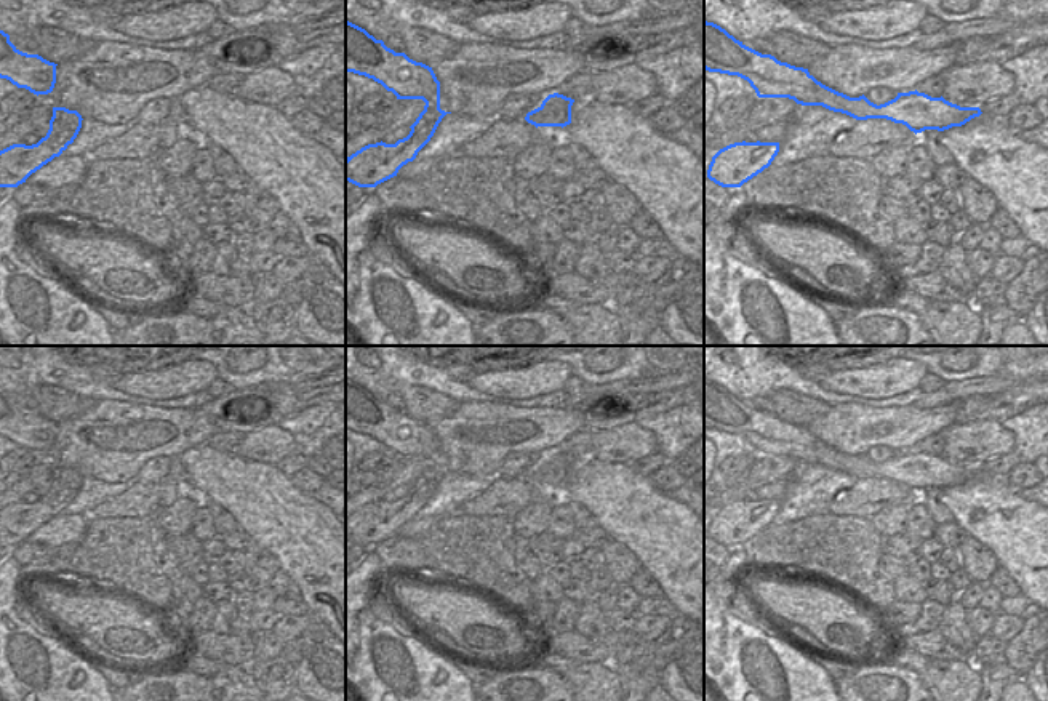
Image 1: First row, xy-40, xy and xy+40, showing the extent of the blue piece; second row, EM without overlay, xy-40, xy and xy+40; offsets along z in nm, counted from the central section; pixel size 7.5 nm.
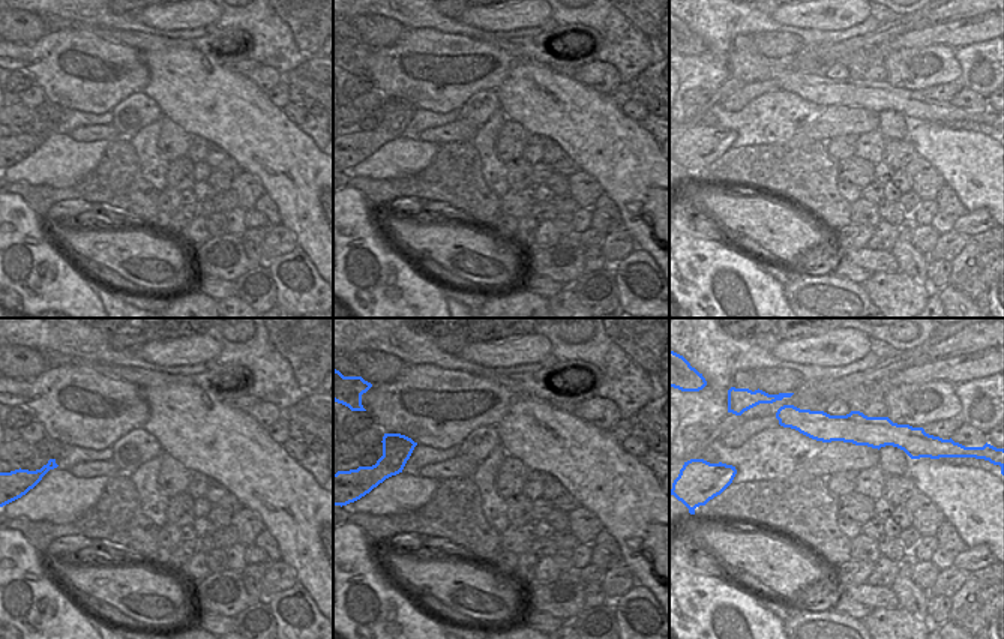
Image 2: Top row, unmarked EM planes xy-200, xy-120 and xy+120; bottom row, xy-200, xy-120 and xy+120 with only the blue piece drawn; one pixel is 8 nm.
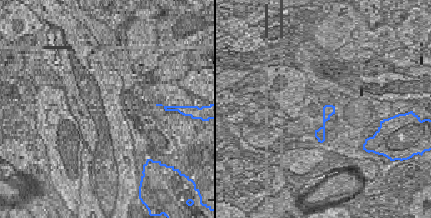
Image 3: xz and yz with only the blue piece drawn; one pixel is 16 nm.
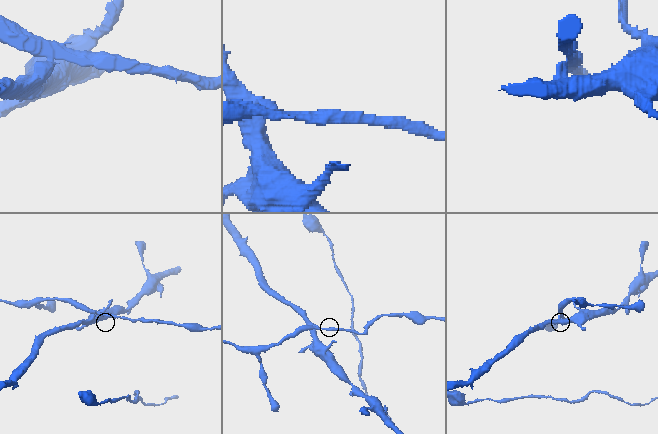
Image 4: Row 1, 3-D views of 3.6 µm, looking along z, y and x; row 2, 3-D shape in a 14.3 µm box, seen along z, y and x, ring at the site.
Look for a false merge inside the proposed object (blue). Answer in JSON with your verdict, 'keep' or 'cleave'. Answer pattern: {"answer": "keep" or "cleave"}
{"answer": "cleave"}

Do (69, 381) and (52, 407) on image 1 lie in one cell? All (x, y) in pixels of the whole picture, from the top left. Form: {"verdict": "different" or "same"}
{"verdict": "different"}

